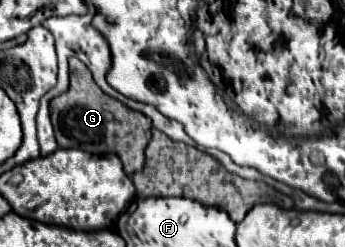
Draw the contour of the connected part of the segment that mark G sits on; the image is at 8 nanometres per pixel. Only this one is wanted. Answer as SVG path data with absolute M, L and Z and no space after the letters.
M69 58L69 90L49 102L49 114L61 148L81 148L91 154L117 154L123 170L131 176L145 166L145 148L151 140L151 122L145 114L127 108L115 98L107 96L89 74L89 68L79 58Z

